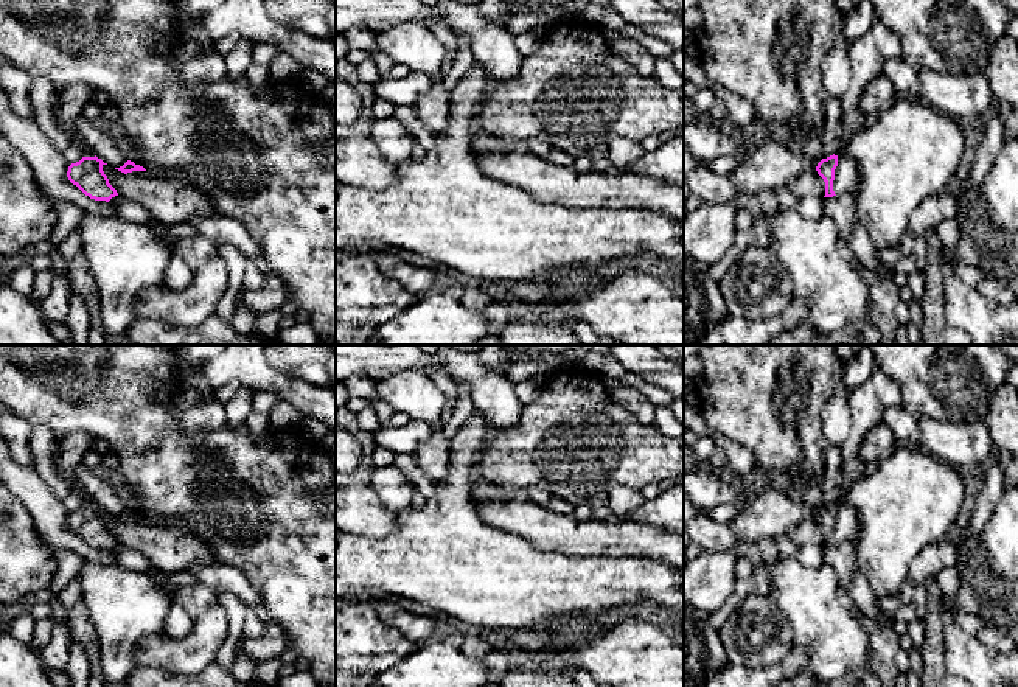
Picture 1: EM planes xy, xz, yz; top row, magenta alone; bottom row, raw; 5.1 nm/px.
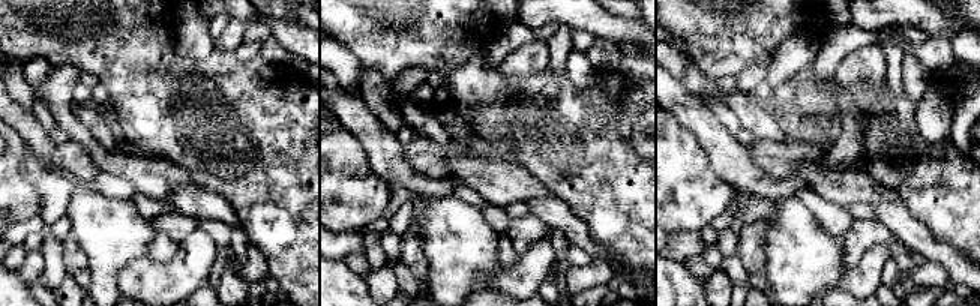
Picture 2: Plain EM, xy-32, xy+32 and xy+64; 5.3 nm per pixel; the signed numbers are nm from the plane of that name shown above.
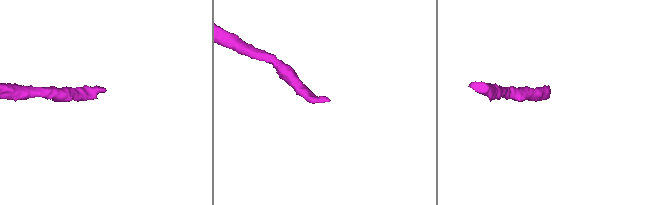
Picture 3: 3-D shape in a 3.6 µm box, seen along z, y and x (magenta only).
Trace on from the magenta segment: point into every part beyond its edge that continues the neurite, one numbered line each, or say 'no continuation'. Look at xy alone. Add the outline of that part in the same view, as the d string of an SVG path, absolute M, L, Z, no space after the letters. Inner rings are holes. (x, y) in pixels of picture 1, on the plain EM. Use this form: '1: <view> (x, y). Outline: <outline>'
no continuation

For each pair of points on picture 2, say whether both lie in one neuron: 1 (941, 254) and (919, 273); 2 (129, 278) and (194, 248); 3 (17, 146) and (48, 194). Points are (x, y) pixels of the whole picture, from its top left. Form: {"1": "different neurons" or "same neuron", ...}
{"1": "different neurons", "2": "same neuron", "3": "different neurons"}

